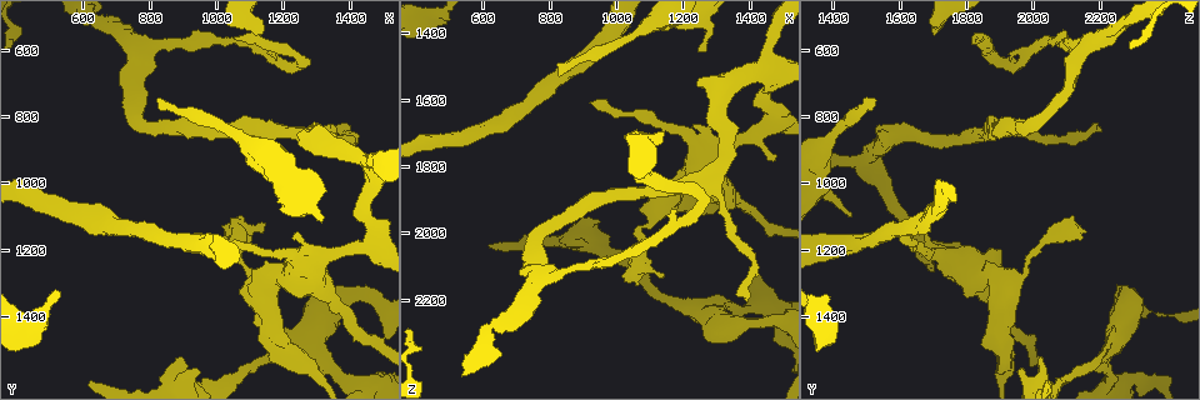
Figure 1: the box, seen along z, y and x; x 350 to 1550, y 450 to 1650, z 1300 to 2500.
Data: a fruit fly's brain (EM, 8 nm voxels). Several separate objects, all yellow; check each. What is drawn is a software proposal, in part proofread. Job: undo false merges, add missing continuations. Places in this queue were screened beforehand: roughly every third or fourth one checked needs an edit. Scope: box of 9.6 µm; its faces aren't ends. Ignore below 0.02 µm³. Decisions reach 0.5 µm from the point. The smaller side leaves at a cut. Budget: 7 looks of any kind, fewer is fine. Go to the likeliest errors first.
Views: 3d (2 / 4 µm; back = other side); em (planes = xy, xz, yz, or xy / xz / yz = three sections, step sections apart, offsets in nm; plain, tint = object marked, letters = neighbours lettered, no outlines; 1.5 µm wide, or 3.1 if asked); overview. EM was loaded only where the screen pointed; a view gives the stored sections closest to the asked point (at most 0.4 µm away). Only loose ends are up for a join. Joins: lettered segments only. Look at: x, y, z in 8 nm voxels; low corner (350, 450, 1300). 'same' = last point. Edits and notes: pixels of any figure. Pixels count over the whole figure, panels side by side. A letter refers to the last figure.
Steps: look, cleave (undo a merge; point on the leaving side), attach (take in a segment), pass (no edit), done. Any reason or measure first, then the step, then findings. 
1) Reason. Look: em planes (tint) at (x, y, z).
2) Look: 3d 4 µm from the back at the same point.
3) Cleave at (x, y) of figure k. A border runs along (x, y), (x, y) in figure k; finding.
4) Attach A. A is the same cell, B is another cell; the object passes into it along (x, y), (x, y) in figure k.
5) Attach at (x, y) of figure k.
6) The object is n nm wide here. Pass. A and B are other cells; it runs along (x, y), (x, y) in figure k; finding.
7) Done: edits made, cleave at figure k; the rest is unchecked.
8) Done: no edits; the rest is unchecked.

Branch stops here. Look: 3d 4 µm at (1120, 560, 1700).

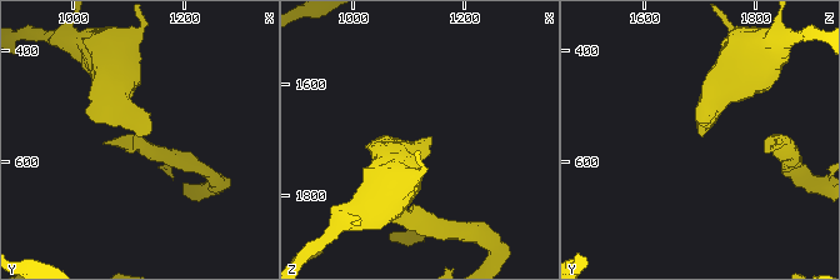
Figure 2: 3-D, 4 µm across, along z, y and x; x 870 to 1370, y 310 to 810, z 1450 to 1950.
Look: em xz step 8 (letters) at (1120, 555, 1705).

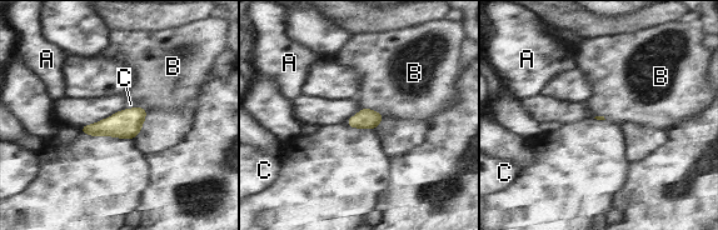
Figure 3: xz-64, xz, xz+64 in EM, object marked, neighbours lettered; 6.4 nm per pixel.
Pass. A, B and C are other cells; a border runs along (362, 108), (375, 110), (383, 116) in figure 3; none of them fits.

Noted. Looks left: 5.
Free end. Look: 3d 4 µm at (820, 750, 1530).

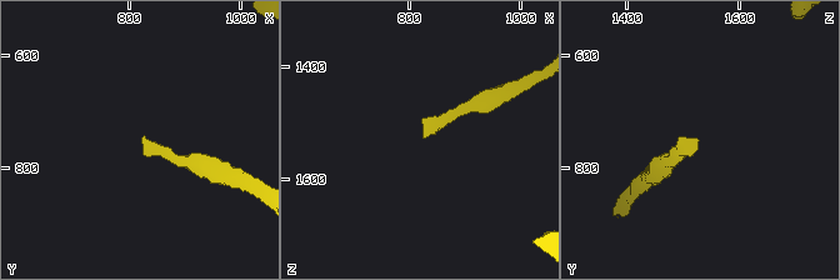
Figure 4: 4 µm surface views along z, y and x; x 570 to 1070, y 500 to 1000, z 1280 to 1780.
Look: em yz step 4 (tint) at (825, 750, 1530).

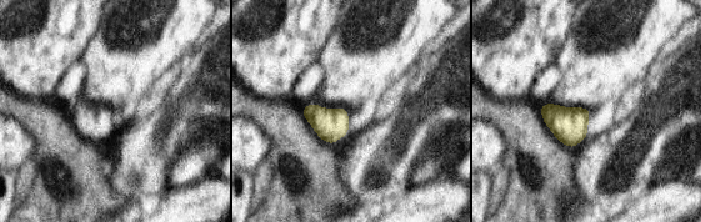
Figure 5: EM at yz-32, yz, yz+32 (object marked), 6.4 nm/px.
Look: em planes (letters) at the same point.

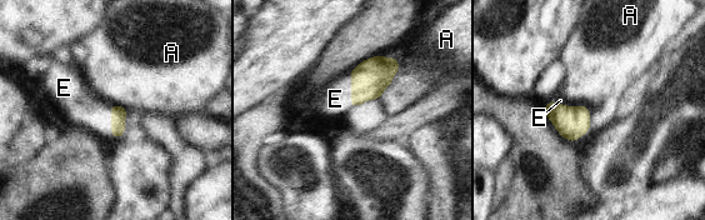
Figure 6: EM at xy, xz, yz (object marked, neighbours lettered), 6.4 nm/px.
The longest contact is with E, 240 nm. Attach E. E is the same cell, A is another cell; it goes on there.

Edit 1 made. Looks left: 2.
See it whole again. Look: overview.

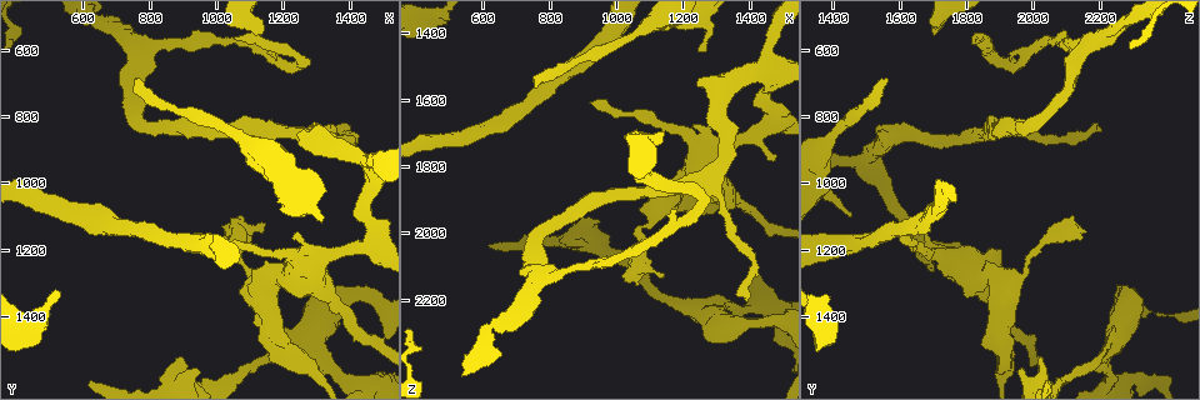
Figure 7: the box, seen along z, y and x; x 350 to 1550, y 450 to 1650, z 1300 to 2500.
Thick turns thin. Look: em planes (letters) at (1280, 1500, 2220).

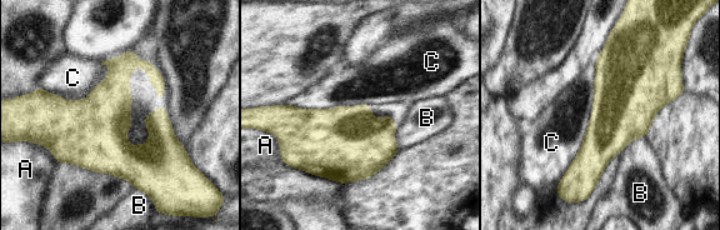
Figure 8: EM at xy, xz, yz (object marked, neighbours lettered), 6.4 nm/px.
The object is 190 nm wide here. Pass. A, B and C are other cells; a border runs along (111, 69), (85, 99), (39, 85) in figure 8; one cell here.

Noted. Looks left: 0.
Done: edits made, attach at figure 6; the rest is unchecked.

